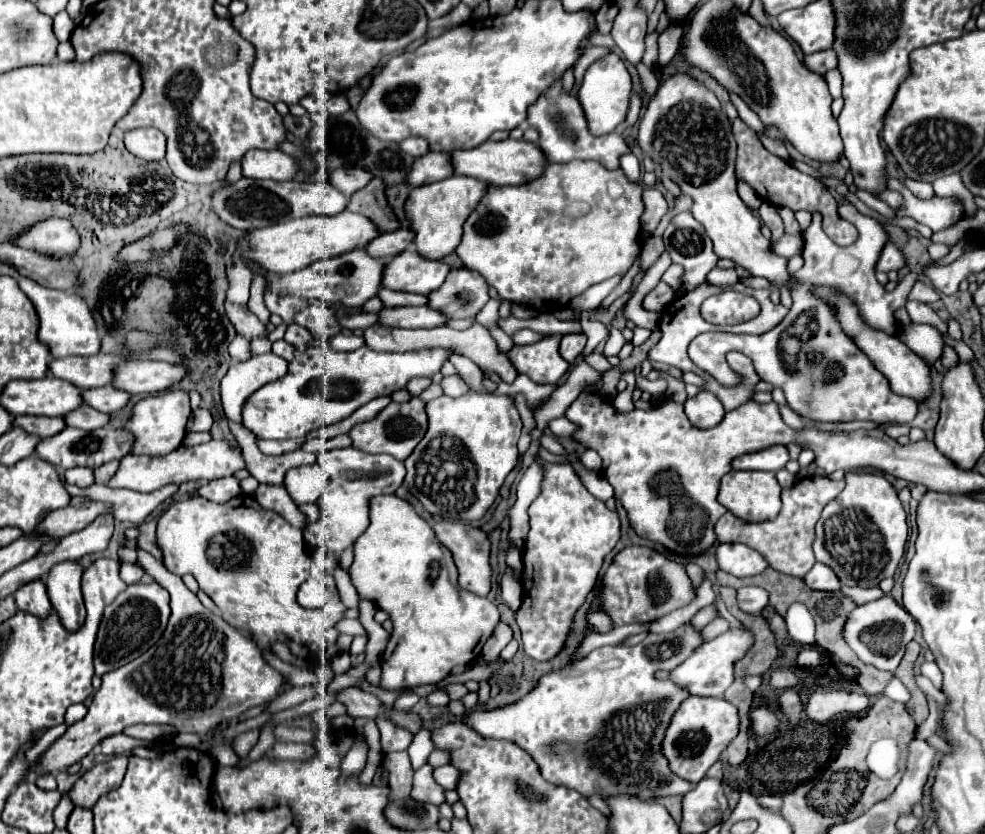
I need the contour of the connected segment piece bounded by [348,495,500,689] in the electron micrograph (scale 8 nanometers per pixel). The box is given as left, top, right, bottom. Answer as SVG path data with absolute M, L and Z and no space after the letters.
M376 495L370 507L370 527L354 543L354 563L348 573L360 595L376 603L386 611L394 623L392 637L386 651L382 653L382 687L384 689L404 689L438 683L452 667L472 663L482 653L482 645L492 635L500 621L500 613L494 603L484 597L476 597L458 587L458 571L450 569L452 553L444 549L434 529L412 509L412 505L396 495Z

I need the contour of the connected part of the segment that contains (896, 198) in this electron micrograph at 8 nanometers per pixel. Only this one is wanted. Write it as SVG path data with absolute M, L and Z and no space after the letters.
M885 190L881 194L876 195L878 199L885 201L894 210L902 209L903 199L900 193L892 190Z

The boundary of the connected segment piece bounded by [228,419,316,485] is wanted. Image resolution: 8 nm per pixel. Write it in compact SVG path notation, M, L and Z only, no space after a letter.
M230 419L228 421L232 434L235 436L242 451L244 451L246 469L260 483L284 485L284 475L286 475L288 469L292 469L296 465L312 465L312 463L316 463L316 455L306 453L306 451L292 451L292 453L284 453L280 457L268 457L258 449L256 437L252 432L239 423Z

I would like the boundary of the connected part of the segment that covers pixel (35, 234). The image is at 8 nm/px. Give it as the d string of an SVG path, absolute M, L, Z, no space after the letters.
M48 219L44 223L36 223L24 239L20 239L20 247L34 249L40 253L64 253L76 251L78 247L78 231L66 219Z

